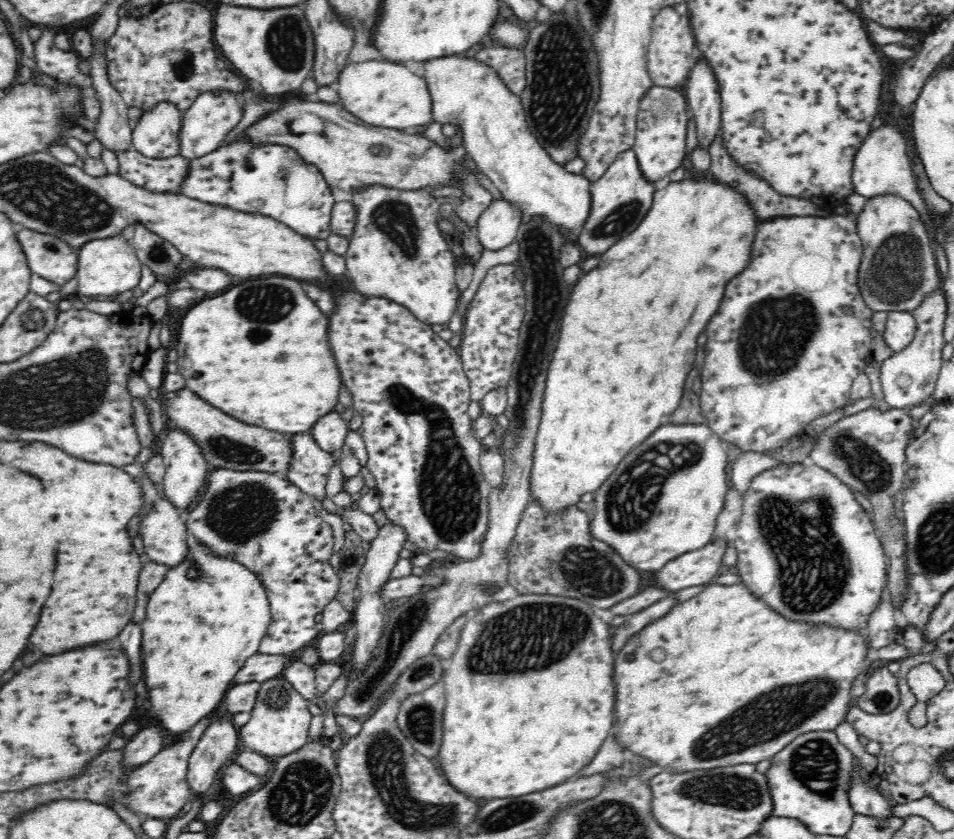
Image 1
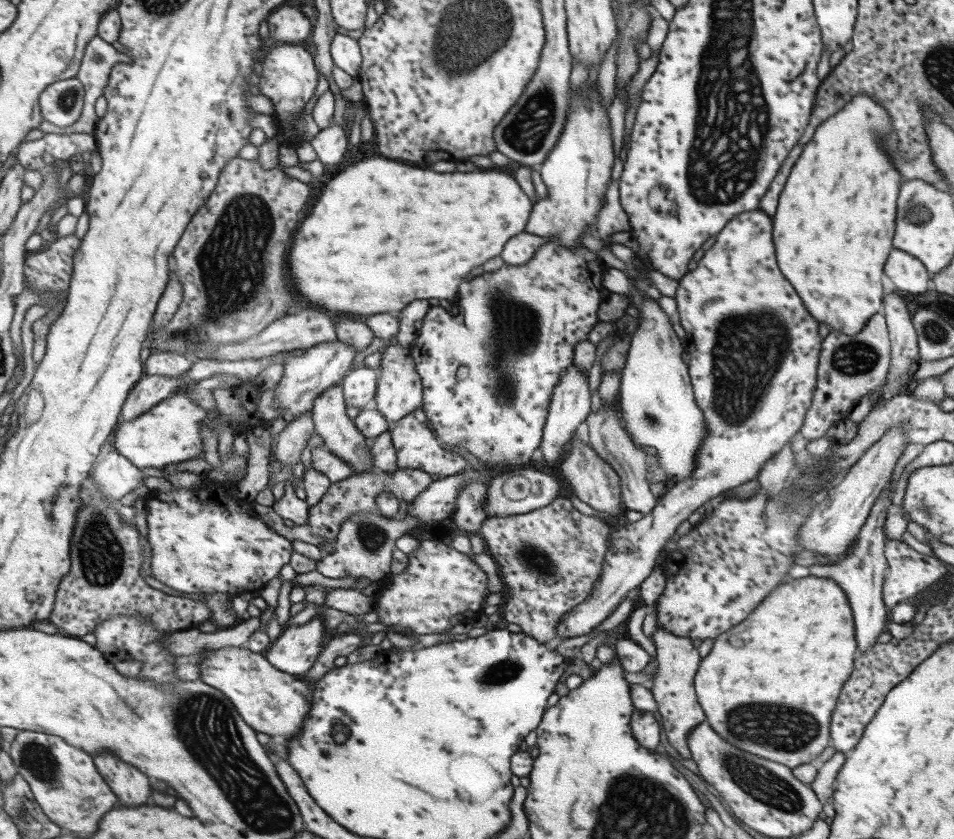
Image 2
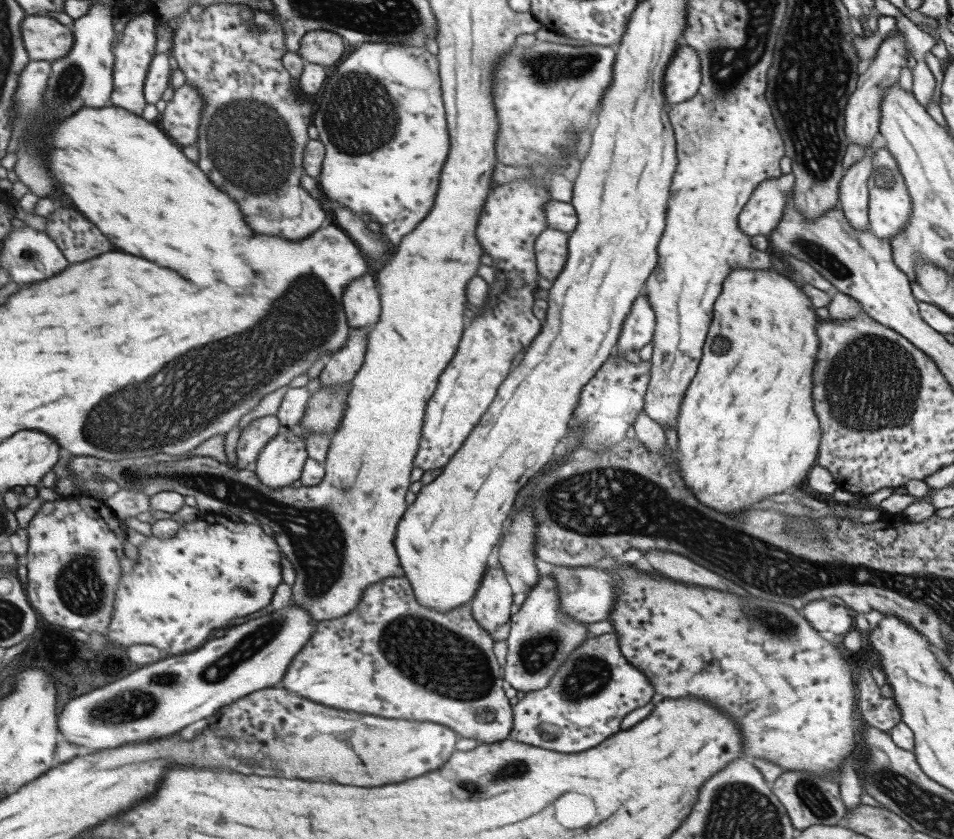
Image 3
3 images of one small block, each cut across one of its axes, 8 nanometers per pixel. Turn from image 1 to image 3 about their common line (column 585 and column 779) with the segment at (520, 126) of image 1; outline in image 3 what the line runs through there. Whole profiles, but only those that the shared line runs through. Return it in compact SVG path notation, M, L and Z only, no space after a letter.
M791 172L761 181L751 191L749 200L737 216L737 227L745 235L767 236L779 224L789 200L792 200L795 178Z

